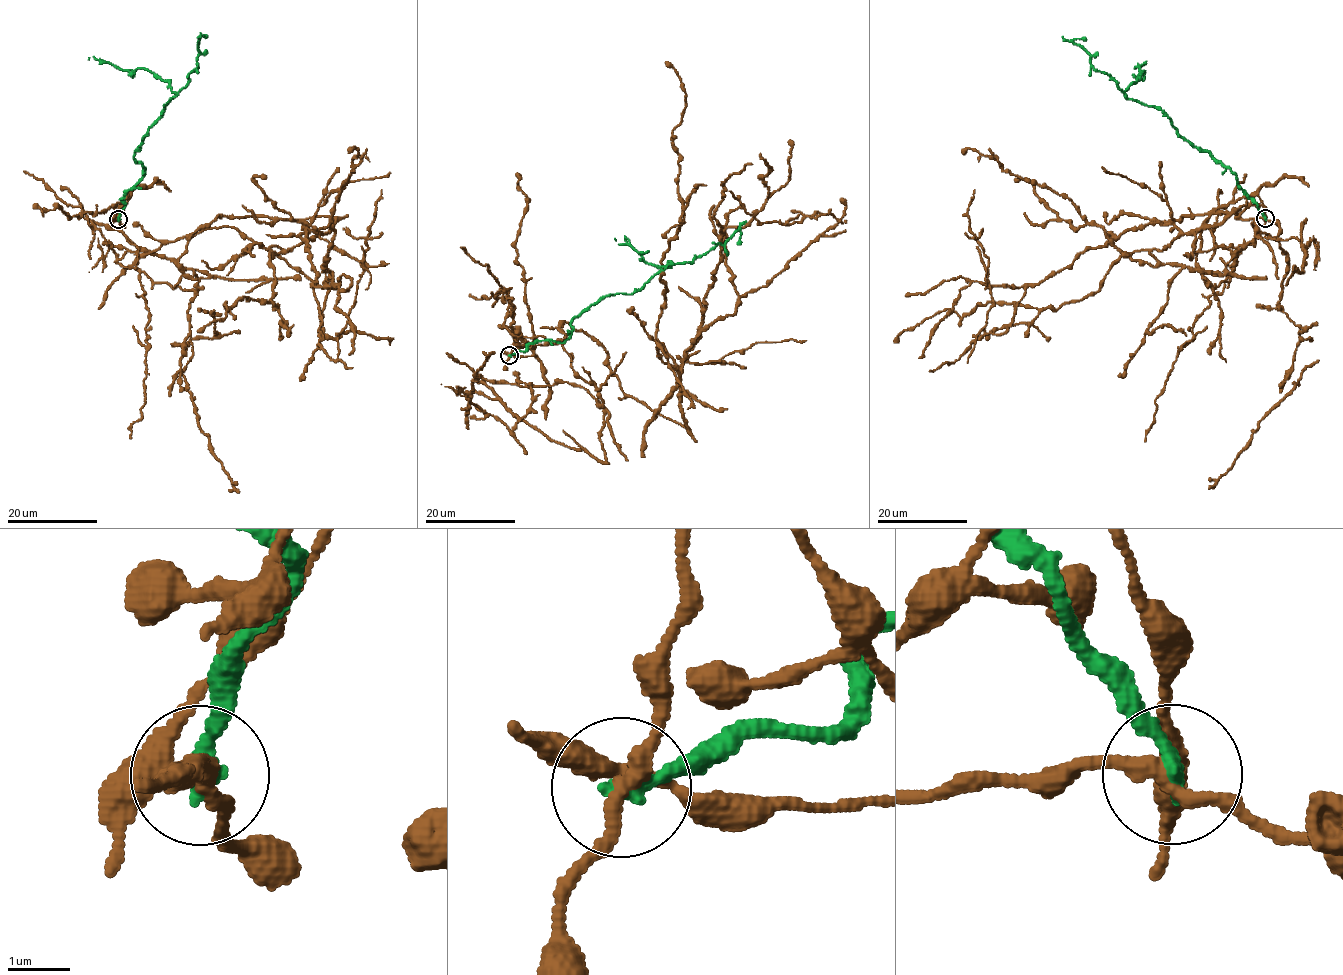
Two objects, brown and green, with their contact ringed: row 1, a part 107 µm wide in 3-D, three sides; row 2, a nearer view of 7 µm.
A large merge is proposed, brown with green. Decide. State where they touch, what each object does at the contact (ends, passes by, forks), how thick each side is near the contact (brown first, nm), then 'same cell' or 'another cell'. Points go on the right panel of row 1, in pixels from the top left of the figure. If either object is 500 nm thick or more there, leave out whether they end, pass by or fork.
at (1265, 218); brown forks there; green ends there; 280 nm thick on the brown side, 300 nm on the other; another cell

